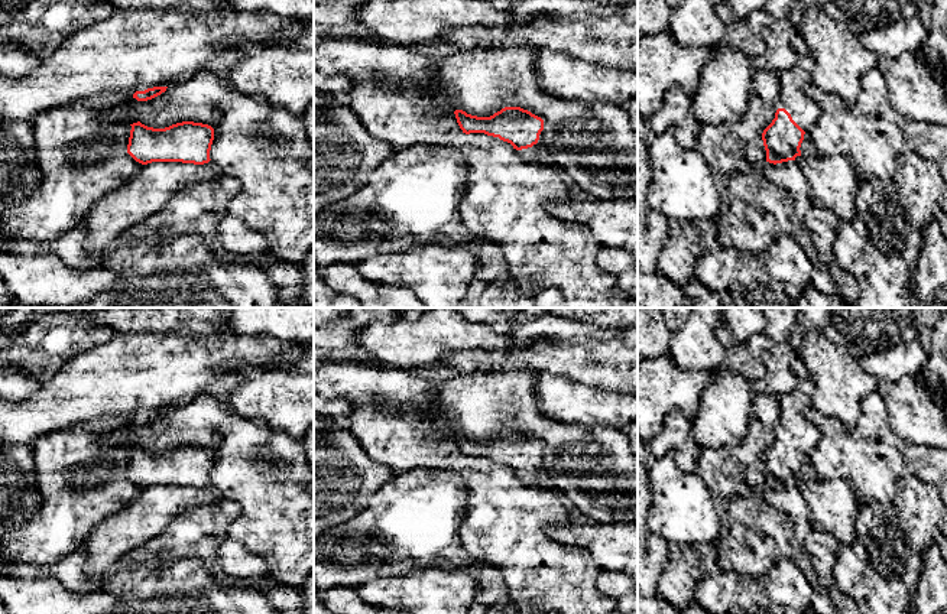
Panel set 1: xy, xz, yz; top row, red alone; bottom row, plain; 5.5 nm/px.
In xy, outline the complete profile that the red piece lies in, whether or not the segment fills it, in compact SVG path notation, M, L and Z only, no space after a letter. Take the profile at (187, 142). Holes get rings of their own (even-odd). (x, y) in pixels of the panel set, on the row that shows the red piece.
M140 121L130 124L127 153L139 163L182 162L208 163L214 129L208 124L182 121L153 129Z

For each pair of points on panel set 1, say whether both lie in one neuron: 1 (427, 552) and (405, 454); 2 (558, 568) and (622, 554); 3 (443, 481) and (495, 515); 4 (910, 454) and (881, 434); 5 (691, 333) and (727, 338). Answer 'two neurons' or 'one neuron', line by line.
1: two neurons
2: two neurons
3: two neurons
4: one neuron
5: two neurons

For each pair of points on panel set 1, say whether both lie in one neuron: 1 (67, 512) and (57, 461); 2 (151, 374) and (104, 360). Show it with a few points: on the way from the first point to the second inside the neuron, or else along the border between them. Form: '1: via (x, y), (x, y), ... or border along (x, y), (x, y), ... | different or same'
1: via (64, 499), (57, 491), (57, 477), (54, 474) | same
2: via (139, 374), (119, 374), (116, 372) | same

